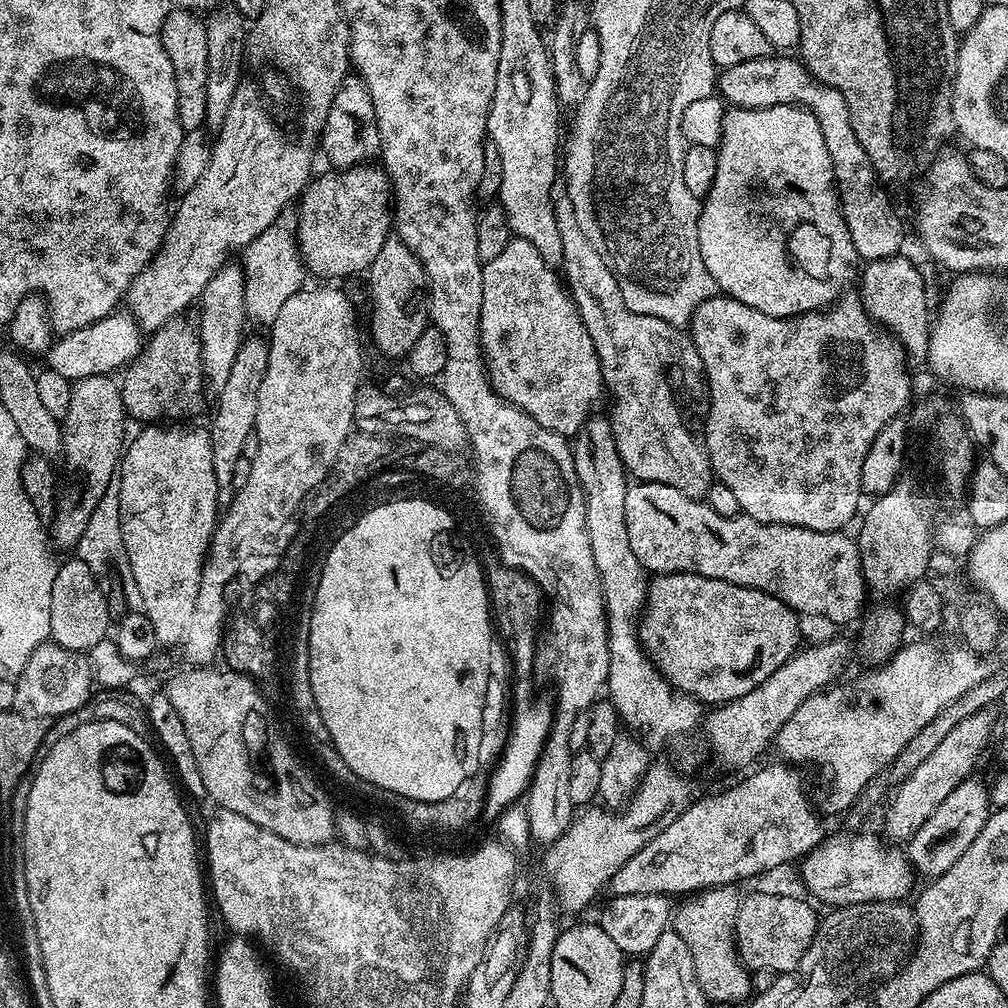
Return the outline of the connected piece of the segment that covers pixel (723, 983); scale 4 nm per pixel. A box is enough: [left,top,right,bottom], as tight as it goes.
[670,886,753,1005]

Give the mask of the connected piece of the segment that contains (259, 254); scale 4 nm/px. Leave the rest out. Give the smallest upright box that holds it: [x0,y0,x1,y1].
[244,210,306,325]

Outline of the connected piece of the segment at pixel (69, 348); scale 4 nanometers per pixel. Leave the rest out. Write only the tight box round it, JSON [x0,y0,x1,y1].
[47,310,142,382]

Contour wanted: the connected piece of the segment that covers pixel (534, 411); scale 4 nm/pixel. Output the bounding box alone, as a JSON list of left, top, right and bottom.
[480,238,602,438]

